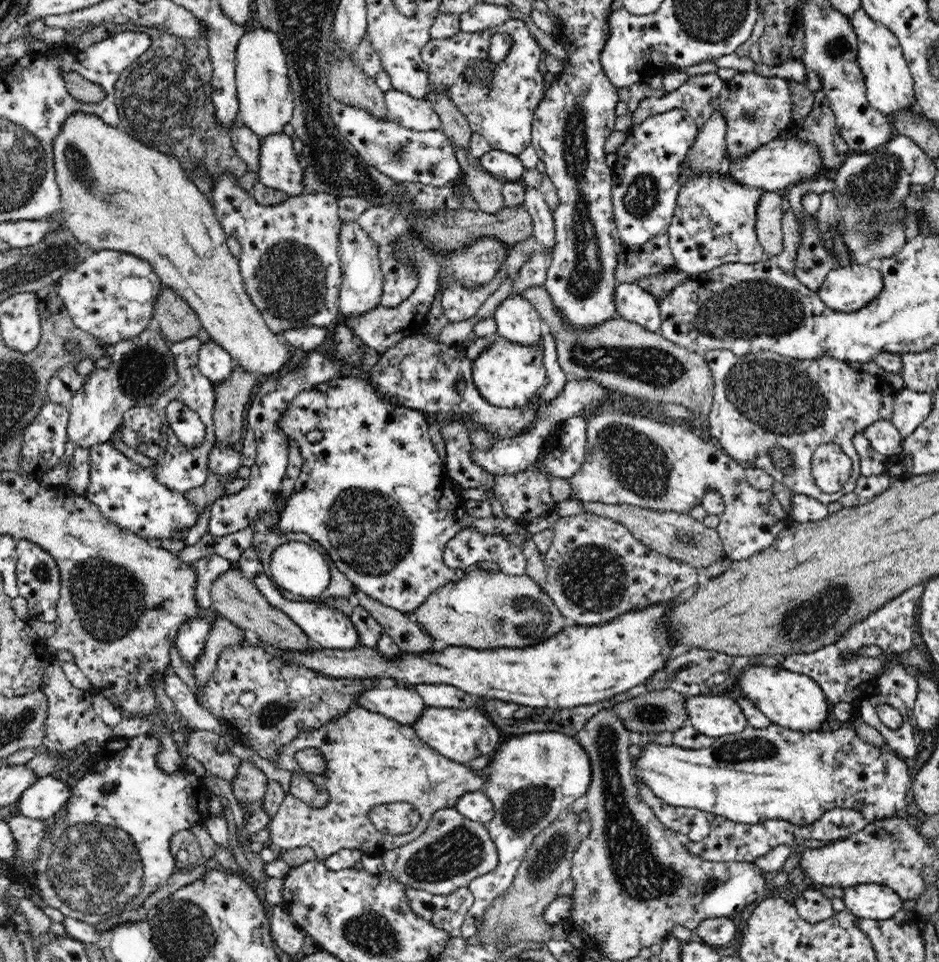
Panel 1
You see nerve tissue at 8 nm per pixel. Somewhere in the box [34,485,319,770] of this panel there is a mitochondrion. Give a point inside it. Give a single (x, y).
(110, 601)

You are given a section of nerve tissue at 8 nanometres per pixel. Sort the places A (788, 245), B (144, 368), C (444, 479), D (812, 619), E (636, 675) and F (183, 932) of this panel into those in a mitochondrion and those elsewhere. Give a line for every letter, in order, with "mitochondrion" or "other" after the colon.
A: other
B: mitochondrion
C: other
D: mitochondrion
E: other
F: mitochondrion

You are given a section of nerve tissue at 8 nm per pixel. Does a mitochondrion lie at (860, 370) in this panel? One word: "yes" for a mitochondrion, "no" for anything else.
no

